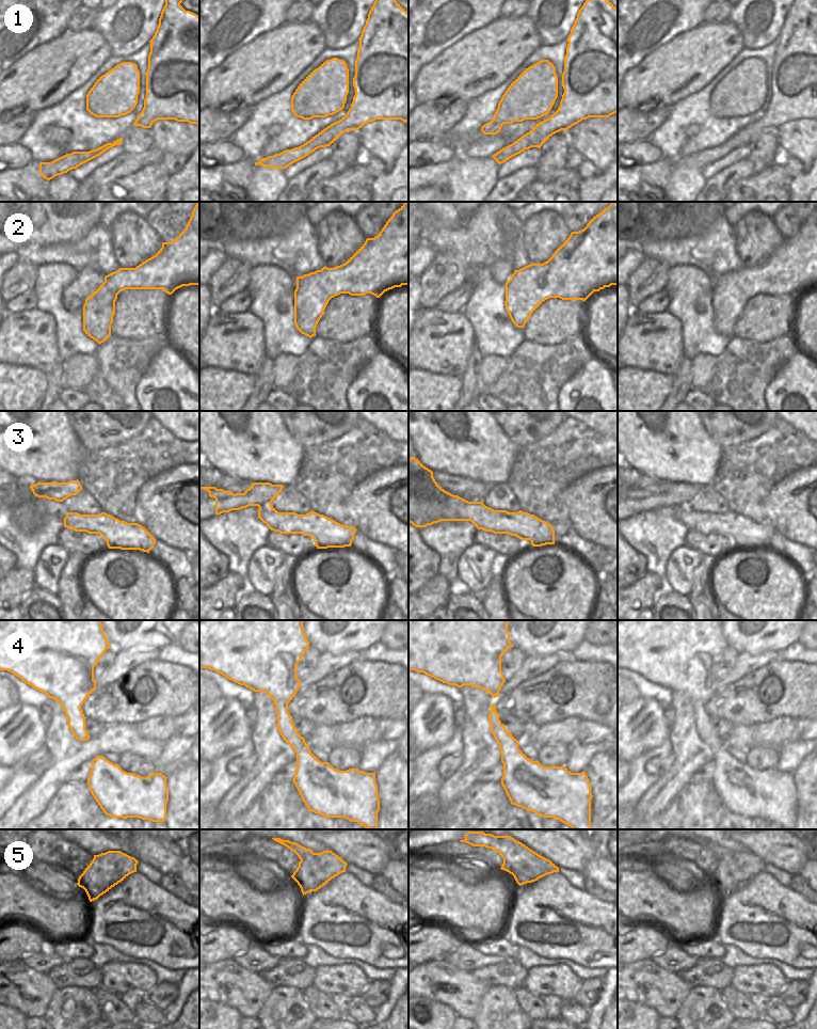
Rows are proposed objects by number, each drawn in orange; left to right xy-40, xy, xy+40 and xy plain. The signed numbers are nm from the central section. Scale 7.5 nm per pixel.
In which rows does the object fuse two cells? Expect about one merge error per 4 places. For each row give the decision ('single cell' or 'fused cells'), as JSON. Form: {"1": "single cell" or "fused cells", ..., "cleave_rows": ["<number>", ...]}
{"1": "single cell", "2": "single cell", "3": "single cell", "4": "single cell", "5": "fused cells", "cleave_rows": ["5"]}

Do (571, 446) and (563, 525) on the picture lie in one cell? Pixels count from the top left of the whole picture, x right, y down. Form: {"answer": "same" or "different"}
{"answer": "same"}

